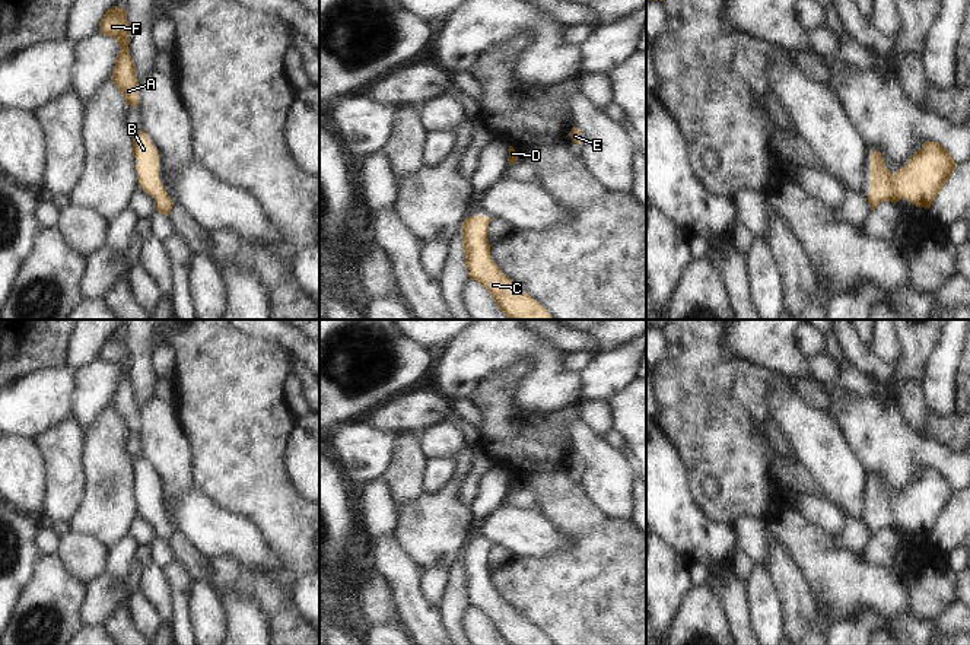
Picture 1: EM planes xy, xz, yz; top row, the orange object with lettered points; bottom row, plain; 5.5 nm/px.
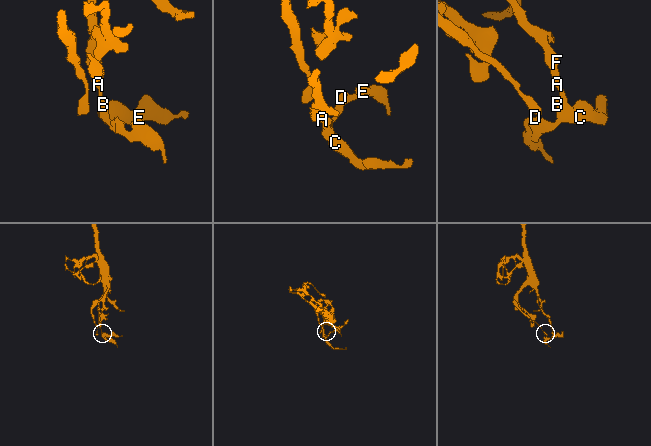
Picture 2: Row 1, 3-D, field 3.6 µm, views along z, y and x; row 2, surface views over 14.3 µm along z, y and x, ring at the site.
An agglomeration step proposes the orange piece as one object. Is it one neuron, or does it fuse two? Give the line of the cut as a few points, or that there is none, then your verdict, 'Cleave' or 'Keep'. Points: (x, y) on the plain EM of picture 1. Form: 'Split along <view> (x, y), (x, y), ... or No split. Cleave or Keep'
No split. Keep

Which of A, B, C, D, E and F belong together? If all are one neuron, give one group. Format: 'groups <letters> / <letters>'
groups A B C D E F

